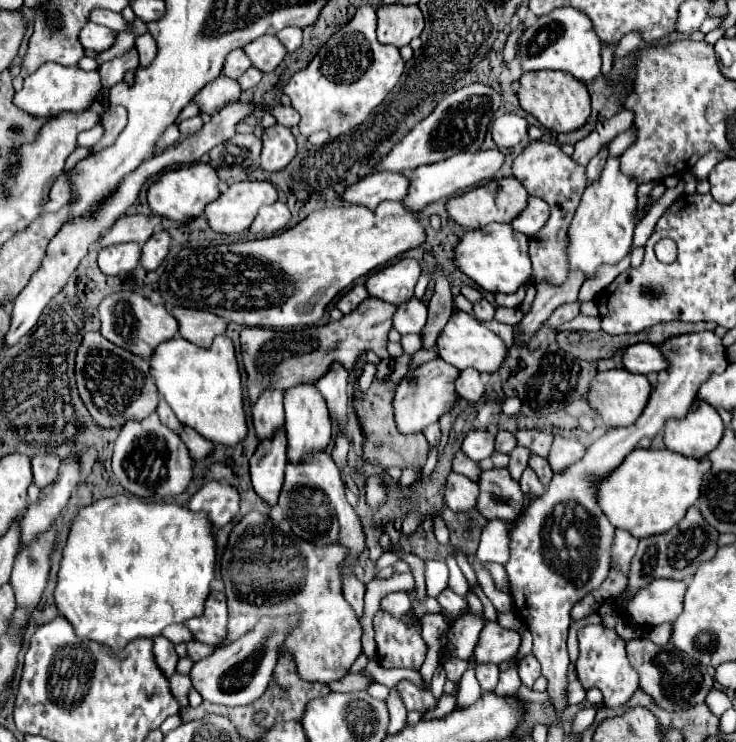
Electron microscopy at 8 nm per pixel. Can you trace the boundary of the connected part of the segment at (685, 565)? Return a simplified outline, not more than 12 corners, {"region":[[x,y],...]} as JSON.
{"region":[[691,507],[671,531],[639,541],[629,591],[687,581],[719,549]]}

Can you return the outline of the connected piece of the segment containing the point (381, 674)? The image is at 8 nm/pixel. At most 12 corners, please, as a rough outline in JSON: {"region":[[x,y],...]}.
{"region":[[371,659],[365,671],[373,681],[395,687],[401,679],[413,683],[423,681],[413,669],[383,669]]}

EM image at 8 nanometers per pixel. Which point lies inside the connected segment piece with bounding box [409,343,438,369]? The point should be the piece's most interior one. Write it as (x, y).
(422, 356)

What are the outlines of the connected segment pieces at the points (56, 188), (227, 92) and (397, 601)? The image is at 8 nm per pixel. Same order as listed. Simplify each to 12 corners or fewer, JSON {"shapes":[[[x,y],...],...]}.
{"shapes":[[[61,174],[43,206],[56,212],[71,199],[69,175]],[[221,75],[195,95],[203,113],[213,115],[237,103],[241,87]],[[389,593],[381,607],[393,615],[405,615],[411,607],[411,593]]]}

